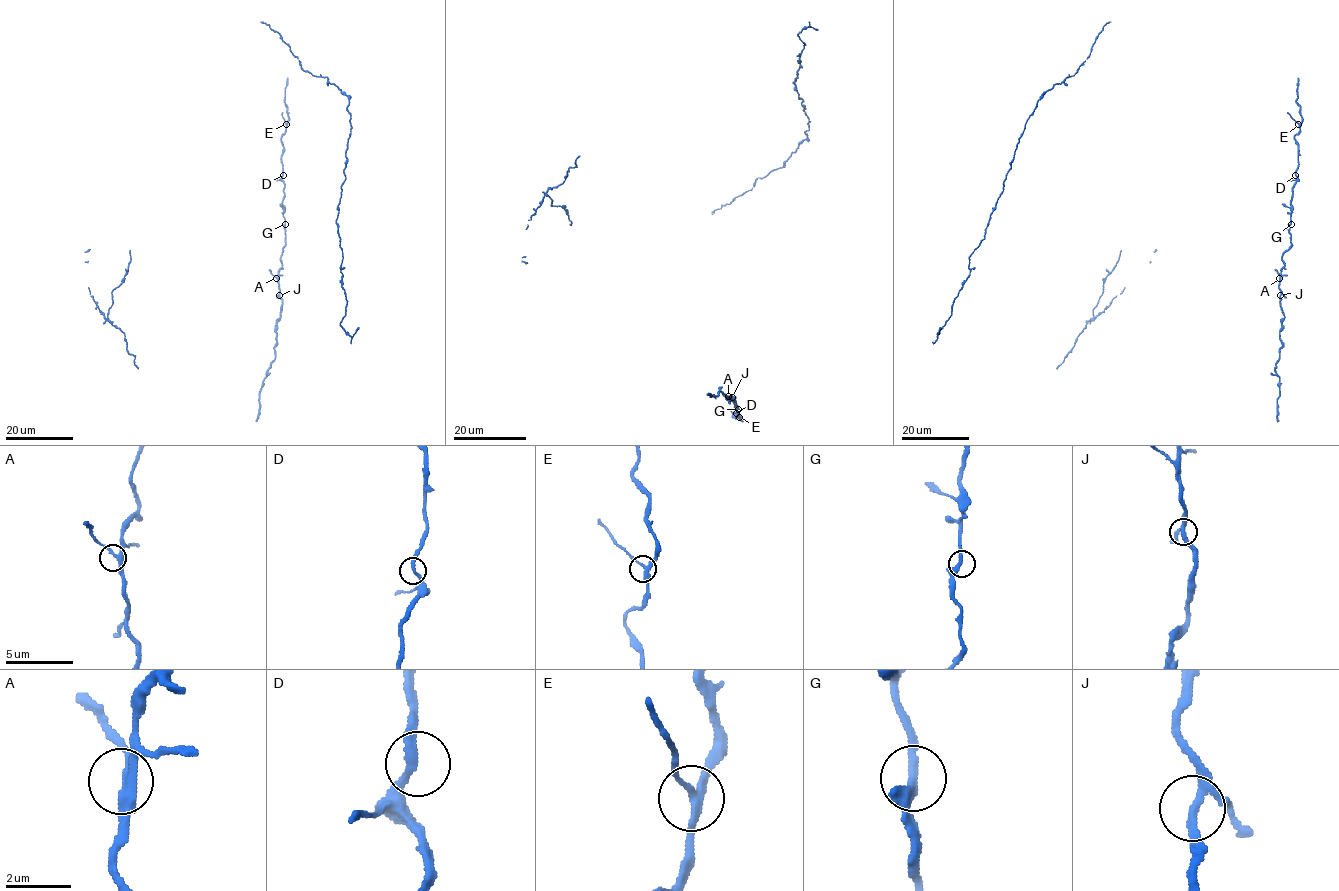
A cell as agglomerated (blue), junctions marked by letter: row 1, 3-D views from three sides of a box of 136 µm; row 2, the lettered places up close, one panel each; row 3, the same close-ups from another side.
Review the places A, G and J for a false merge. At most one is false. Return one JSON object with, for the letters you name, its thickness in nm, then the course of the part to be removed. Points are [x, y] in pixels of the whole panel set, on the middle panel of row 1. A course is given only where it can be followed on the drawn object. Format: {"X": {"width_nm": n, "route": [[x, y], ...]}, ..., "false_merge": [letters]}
{"false_merge": []}

